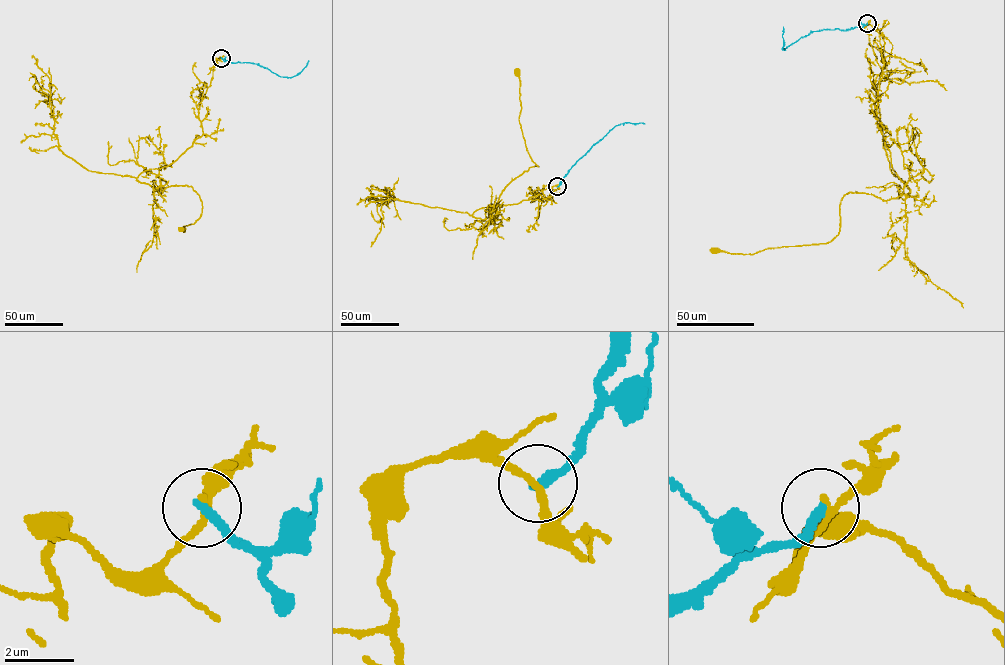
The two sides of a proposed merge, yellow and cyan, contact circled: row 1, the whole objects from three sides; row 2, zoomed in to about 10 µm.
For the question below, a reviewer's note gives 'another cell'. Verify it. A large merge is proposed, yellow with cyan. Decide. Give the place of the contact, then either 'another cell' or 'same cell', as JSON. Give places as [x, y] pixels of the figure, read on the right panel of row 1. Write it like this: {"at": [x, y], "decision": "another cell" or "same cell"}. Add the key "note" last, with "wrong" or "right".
{"at": [867, 23], "decision": "another cell", "note": "right"}

